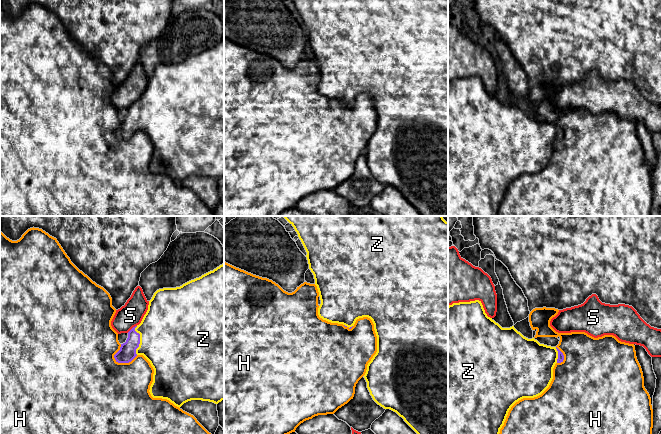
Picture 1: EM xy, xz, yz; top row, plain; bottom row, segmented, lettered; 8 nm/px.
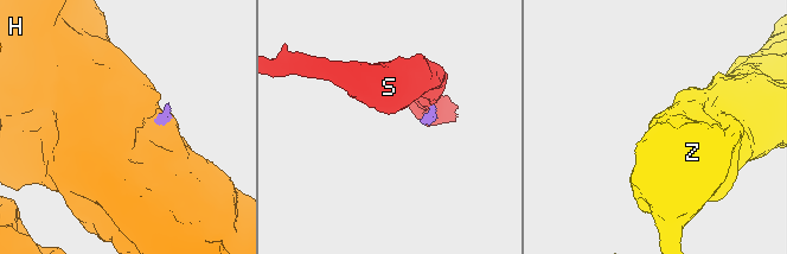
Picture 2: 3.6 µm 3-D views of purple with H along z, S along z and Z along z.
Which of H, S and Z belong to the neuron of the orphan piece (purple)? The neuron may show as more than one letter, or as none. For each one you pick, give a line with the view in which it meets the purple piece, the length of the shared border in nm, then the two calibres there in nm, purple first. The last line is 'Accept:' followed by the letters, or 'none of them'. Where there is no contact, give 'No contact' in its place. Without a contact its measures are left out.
Z: Touches purple in xy. Shared border 240 nm. Thickness 140 nm (purple) against 500 nm
Accept: Z

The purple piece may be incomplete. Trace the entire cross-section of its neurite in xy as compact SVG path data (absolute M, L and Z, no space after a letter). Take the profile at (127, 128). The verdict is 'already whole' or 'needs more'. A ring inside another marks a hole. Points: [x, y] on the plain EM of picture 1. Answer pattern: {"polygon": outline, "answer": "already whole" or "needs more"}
{"polygon": "M224 40L180 63L163 64L154 69L141 99L128 108L126 118L121 120L120 126L114 131L114 134L118 139L129 139L137 131L143 131L154 145L153 158L149 166L153 174L167 175L179 184L191 176L209 177L215 180L224 176Z", "answer": "needs more"}

